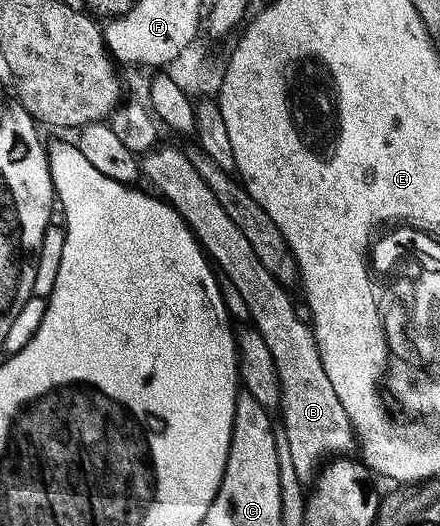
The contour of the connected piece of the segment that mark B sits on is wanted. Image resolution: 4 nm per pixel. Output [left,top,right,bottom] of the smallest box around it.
[140,145,355,483]

